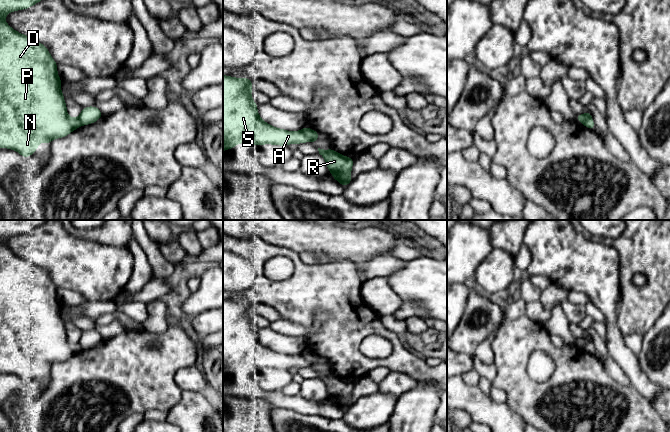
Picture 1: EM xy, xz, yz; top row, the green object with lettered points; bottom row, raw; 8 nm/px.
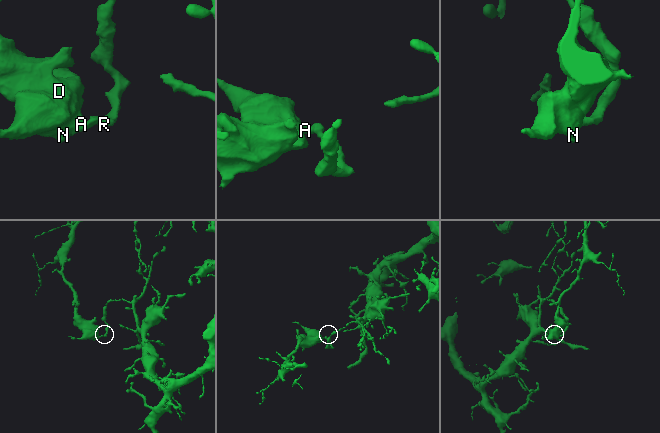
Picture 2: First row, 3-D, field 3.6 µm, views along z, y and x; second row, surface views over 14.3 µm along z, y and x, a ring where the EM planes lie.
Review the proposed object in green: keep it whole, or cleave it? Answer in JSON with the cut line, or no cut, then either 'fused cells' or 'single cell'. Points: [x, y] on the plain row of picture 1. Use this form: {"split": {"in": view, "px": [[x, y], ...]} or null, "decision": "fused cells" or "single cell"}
{"split": {"in": "xz", "px": [[300, 354], [309, 365]]}, "decision": "fused cells"}

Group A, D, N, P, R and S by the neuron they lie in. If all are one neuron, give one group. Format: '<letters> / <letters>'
A D N P S / R

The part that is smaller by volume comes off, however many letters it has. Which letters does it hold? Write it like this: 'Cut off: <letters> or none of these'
Cut off: A, D, N, P, S

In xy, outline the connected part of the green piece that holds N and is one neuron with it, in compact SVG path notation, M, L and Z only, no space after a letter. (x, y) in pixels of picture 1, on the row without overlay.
M0 220L0 372L17 375L24 382L38 373L39 366L50 368L83 348L67 338L57 287L47 271L11 252L5 241L9 236L24 234L46 220Z

